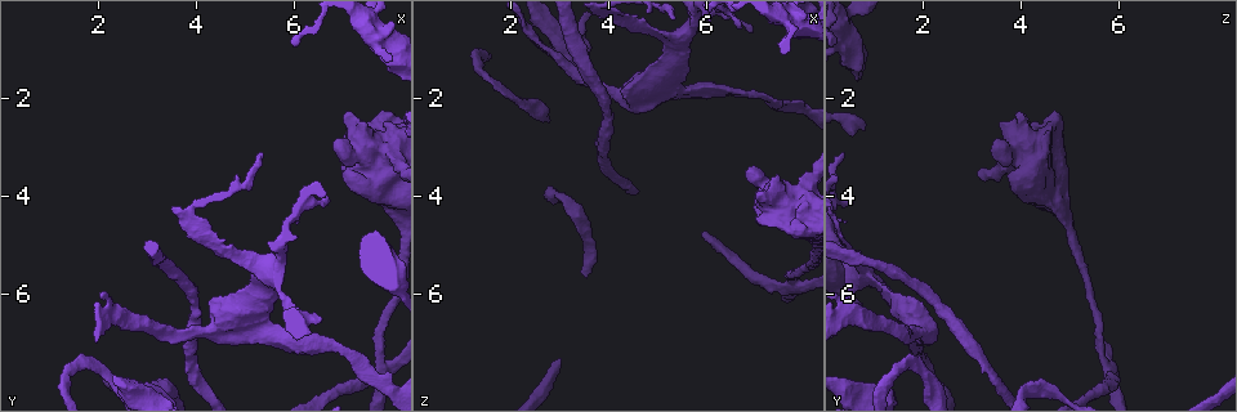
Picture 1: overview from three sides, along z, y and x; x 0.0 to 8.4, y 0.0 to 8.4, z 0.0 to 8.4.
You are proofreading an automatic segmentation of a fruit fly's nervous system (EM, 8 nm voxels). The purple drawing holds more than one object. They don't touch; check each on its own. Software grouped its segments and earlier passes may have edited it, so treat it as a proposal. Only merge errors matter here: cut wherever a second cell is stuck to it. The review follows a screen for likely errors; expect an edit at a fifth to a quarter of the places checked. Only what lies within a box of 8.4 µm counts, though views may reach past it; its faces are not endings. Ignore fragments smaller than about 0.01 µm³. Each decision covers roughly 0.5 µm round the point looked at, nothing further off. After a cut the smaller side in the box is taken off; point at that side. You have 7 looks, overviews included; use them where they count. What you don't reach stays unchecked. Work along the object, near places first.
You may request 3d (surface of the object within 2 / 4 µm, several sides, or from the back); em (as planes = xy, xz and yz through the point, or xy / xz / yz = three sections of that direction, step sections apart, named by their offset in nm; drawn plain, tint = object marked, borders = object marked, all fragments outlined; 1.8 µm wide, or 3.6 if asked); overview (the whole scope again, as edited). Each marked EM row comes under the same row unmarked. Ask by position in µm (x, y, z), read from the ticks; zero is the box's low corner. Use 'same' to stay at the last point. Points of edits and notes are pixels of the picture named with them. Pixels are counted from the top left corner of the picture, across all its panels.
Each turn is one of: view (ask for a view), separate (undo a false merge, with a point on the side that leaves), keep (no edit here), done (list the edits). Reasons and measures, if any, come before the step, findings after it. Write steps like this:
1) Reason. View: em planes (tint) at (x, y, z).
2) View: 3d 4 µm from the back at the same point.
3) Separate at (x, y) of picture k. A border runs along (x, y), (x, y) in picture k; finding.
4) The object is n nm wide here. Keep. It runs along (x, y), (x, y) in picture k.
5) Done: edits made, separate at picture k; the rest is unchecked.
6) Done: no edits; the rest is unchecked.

Four arms meet. View: 3d 2 µm from the back at (5.45, 5.50, 0.75).

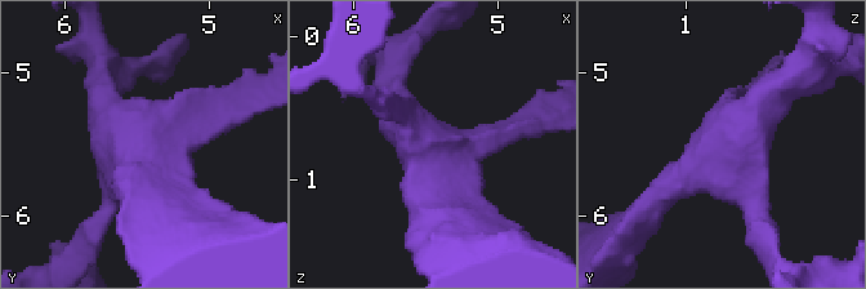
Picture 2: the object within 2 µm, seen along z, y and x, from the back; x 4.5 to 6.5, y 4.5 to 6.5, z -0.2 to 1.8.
4 arms meet here. View: em xy step 4 (tint) at (5.44, 5.56, 0.80).

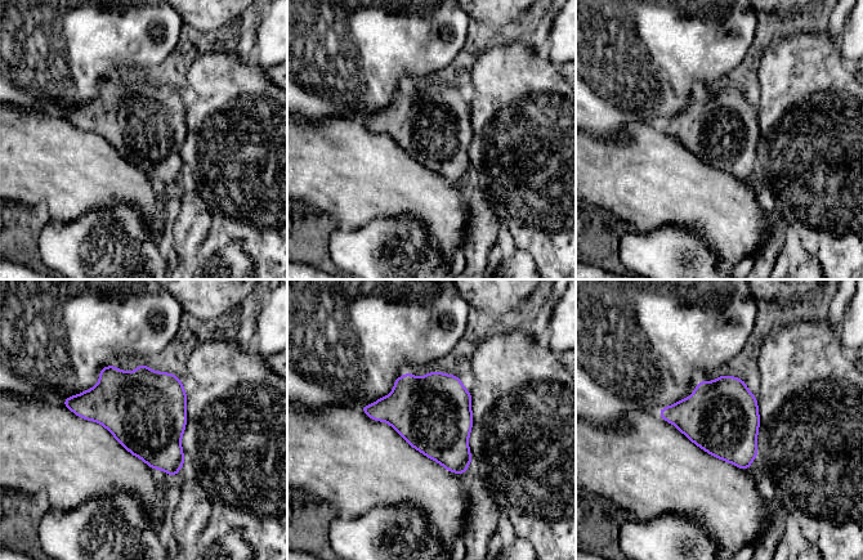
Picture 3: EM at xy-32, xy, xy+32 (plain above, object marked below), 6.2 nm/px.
The object is 460 nm wide here. Keep. Continuous, no second cell.

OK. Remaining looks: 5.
Calibre changes. View: 3d 2 µm at (6.45, 7.05, 1.90).

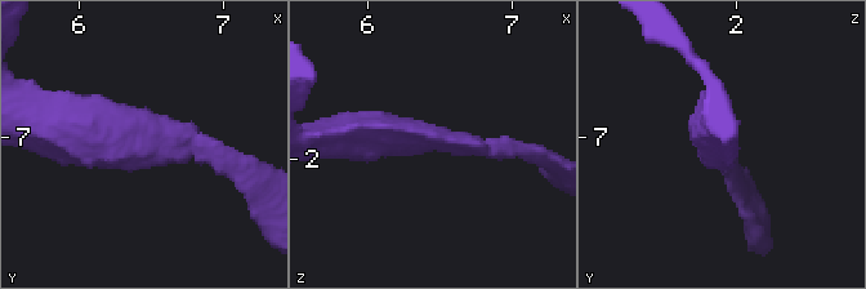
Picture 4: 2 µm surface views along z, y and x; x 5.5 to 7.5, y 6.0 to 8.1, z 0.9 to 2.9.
The arms are 160, 260 nm wide. View: em planes (tint) at (6.40, 7.08, 1.86).

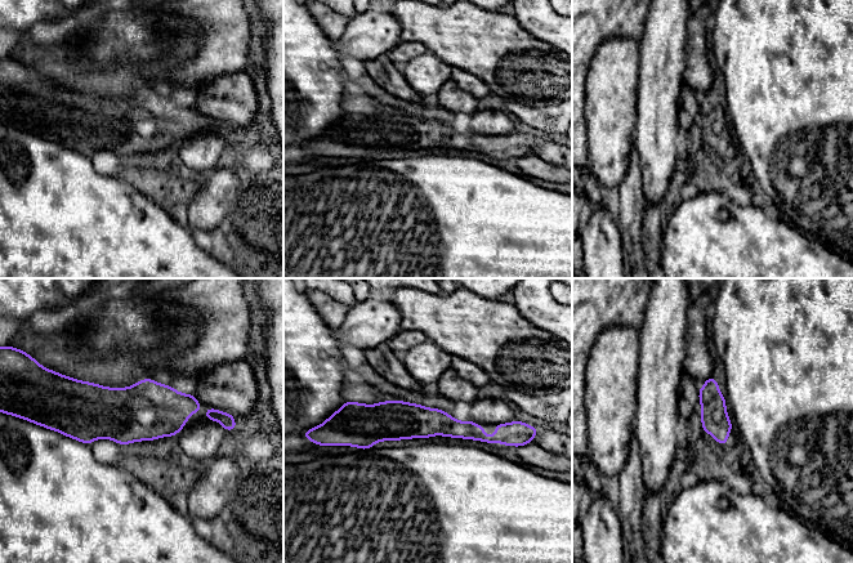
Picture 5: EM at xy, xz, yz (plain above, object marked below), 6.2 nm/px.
Keep. It runs along (351, 416), (486, 438), (505, 429) in picture 5; continuous, no second cell.

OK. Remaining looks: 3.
Looks like a crossing. View: em planes (tint) at (7.70, 7.65, 5.80).

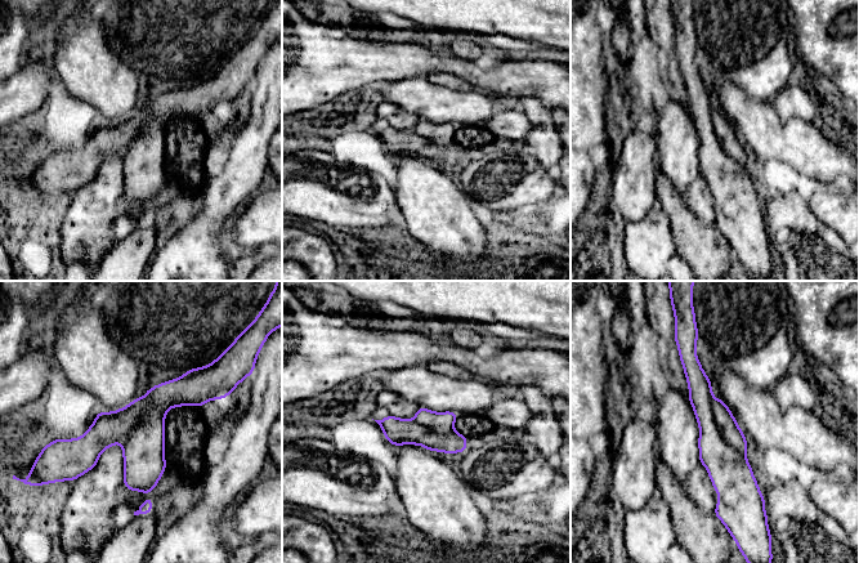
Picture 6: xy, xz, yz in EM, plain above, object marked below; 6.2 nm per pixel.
Separate at (724, 419) of picture 6. The part that leaves runs along (201, 381), (138, 407), (75, 469) in picture 6; two cells meet here.

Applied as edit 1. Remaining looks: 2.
Done: edits made, separate at picture 6; the rest is unchecked.

